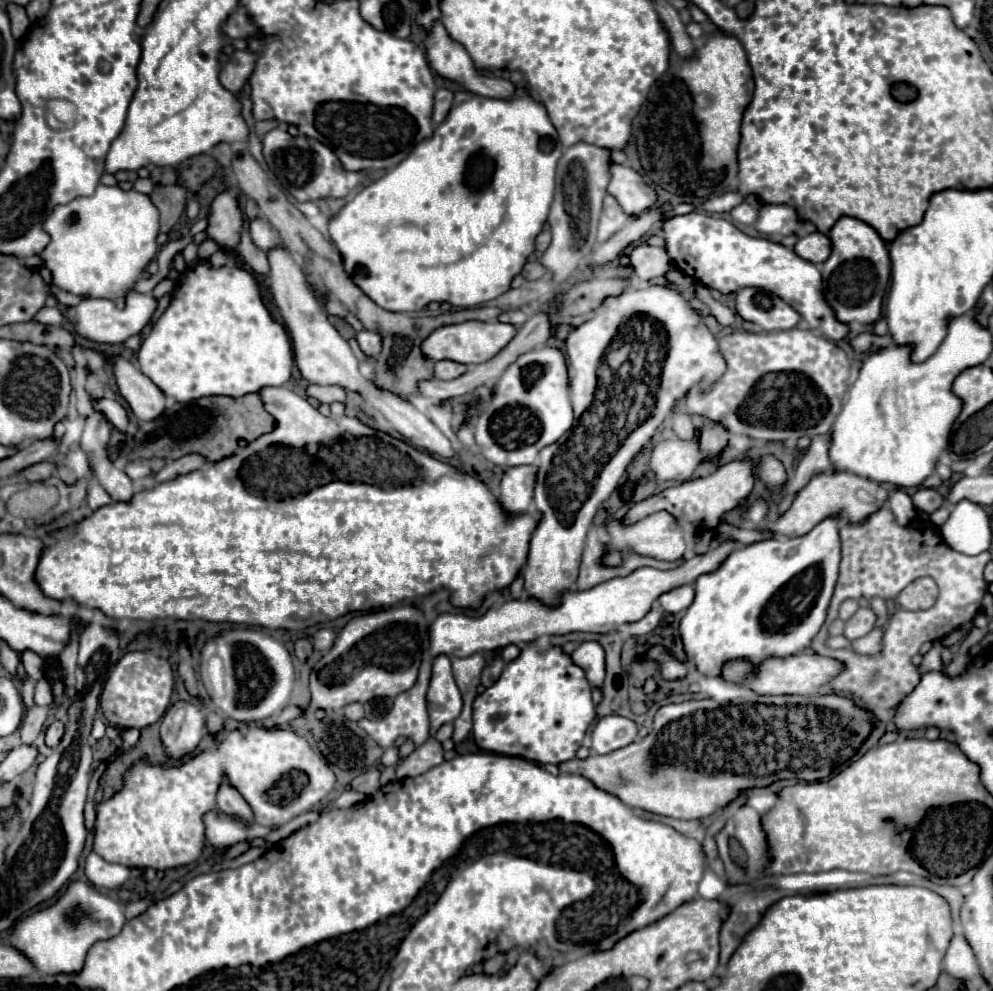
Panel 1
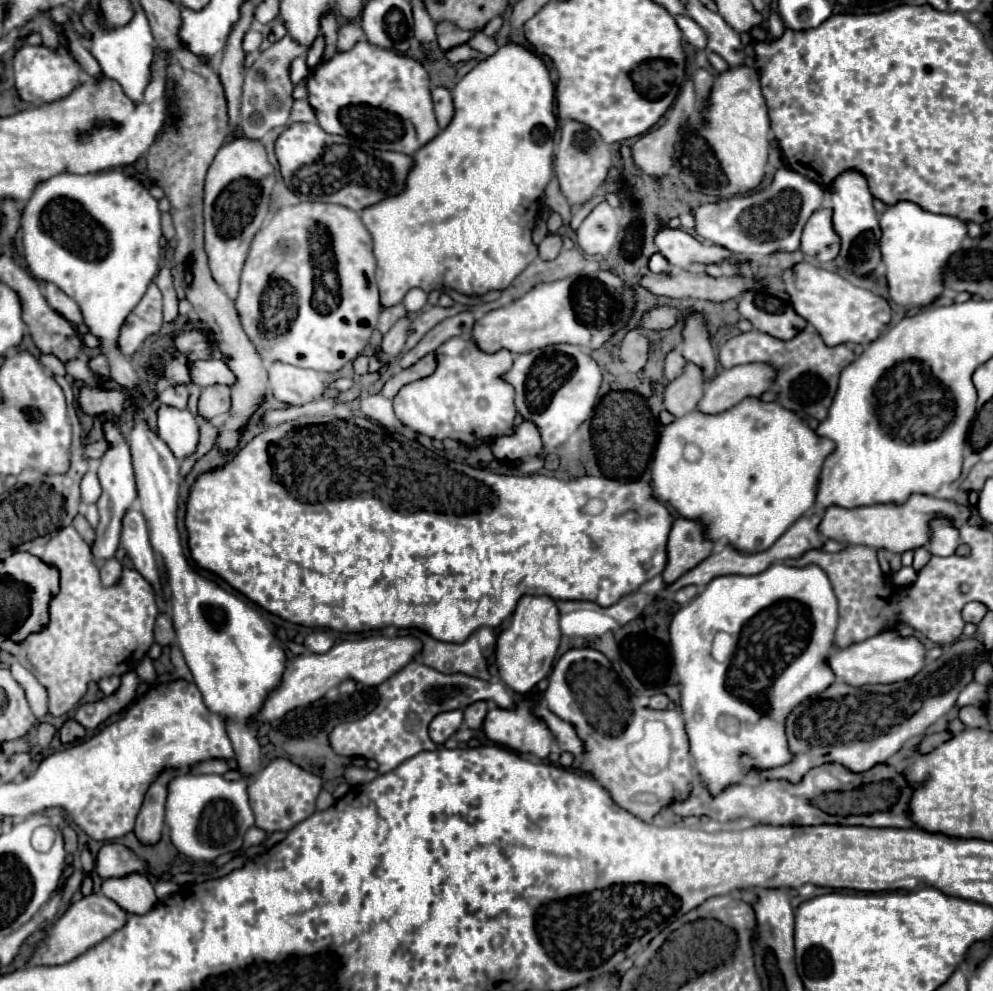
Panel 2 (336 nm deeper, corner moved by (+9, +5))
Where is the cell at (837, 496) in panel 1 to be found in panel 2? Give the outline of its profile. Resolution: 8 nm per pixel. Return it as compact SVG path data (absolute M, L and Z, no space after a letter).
M914 494L910 500L902 506L894 504L876 504L876 506L860 506L860 508L840 508L840 506L830 506L824 512L824 520L820 524L820 534L838 540L850 546L868 546L874 550L886 550L892 554L904 554L908 550L916 550L922 546L928 546L930 542L930 522L940 518L950 522L954 528L960 528L970 520L970 508L950 502L950 500L940 500L934 496L924 496L924 494Z

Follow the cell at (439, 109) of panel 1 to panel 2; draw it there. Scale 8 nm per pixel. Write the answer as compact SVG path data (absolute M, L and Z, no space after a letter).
M432 88L432 102L434 102L434 112L436 112L438 126L444 130L450 124L452 116L454 116L454 104L452 104L450 90Z

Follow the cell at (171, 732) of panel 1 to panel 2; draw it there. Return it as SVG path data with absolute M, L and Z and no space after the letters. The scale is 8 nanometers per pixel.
M176 772L160 774L160 778L150 786L150 790L144 798L142 810L140 810L140 814L136 818L136 826L134 826L134 834L136 834L138 842L144 846L154 846L162 836L166 786L174 774Z

